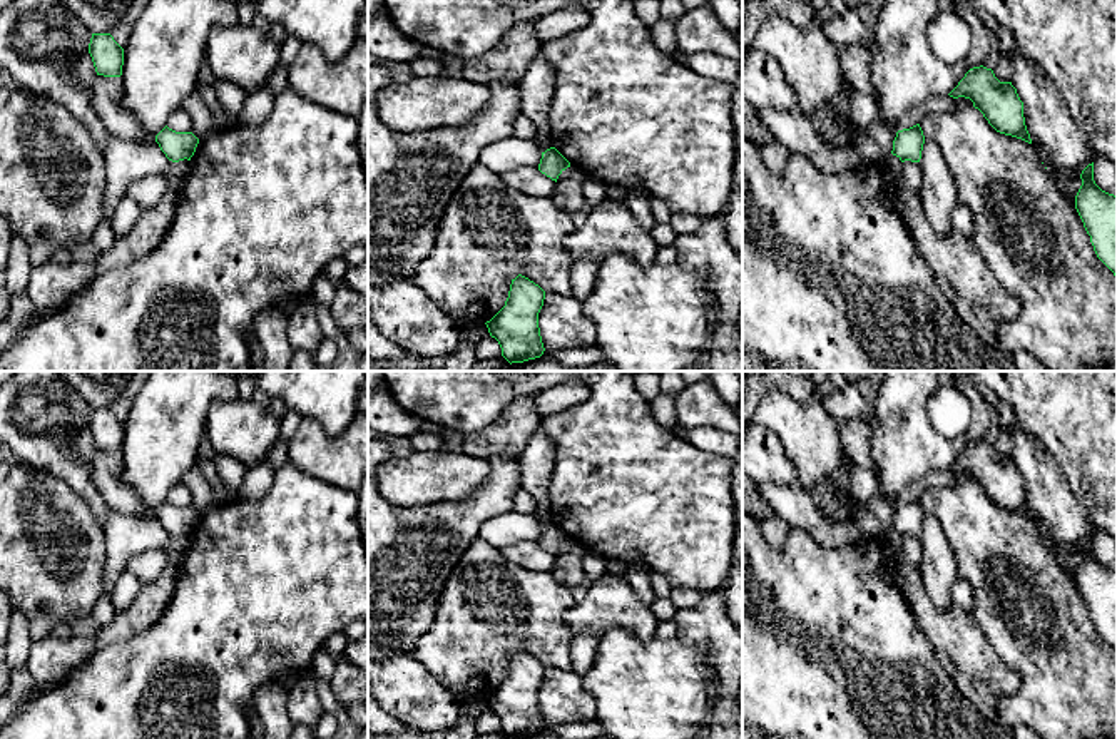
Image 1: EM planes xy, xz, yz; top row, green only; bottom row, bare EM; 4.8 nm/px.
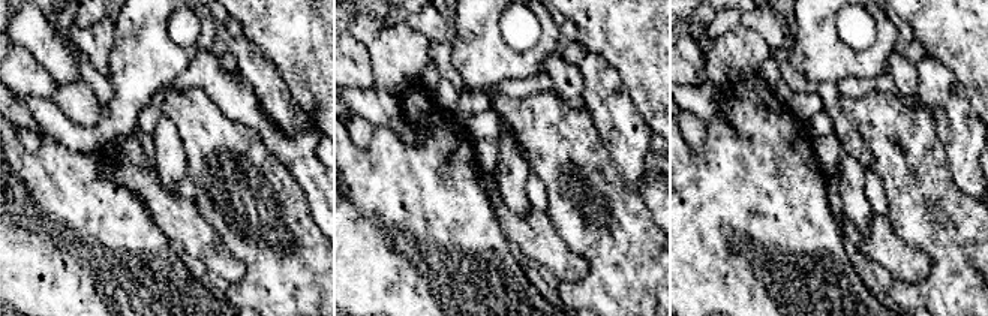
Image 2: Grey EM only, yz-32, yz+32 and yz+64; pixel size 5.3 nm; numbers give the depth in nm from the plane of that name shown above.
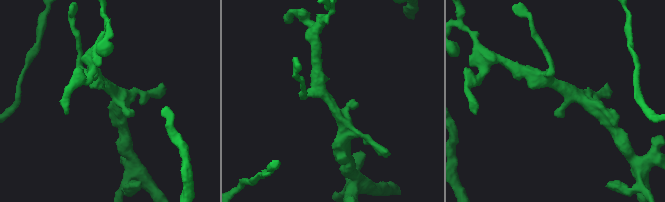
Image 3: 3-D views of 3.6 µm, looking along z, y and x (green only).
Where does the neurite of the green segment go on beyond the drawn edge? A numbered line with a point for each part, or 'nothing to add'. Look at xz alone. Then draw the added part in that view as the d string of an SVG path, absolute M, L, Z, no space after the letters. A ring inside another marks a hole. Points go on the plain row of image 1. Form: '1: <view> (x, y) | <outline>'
nothing to add

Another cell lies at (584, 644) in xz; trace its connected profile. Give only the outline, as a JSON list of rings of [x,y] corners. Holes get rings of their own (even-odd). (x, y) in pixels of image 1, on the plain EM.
[[[579,632],[572,635],[570,655],[572,670],[584,675],[594,664],[595,652],[599,645],[599,635],[592,632]]]

